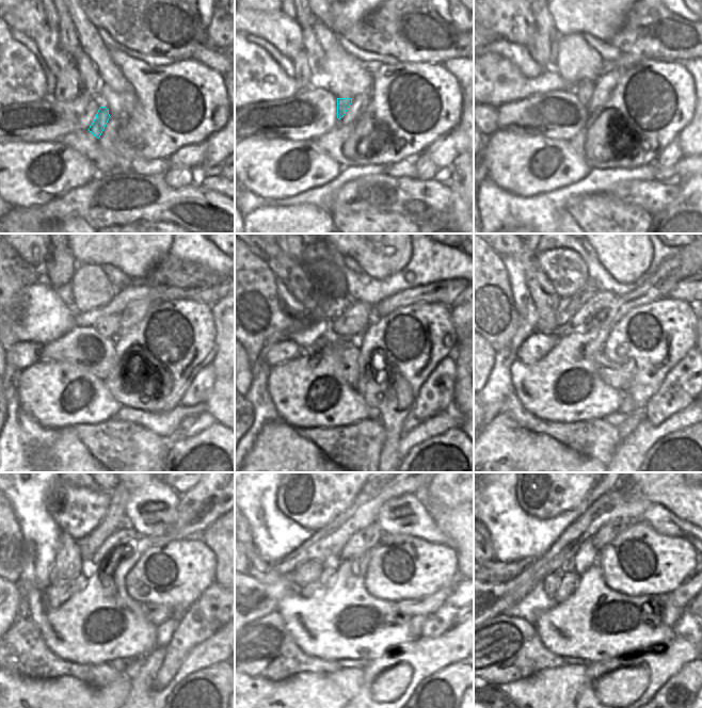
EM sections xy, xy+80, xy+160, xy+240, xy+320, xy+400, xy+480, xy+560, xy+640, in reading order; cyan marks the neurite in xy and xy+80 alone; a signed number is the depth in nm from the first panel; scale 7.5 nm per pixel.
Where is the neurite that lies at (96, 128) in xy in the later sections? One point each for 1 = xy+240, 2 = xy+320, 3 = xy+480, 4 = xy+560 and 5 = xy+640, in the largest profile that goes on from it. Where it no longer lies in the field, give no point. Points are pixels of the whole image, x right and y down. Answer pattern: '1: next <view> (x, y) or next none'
1: next xy+240 (109, 326)
2: next xy+320 (352, 322)
3: next xy+480 (121, 541)
4: next xy+560 (363, 541)
5: next xy+640 (605, 534)

